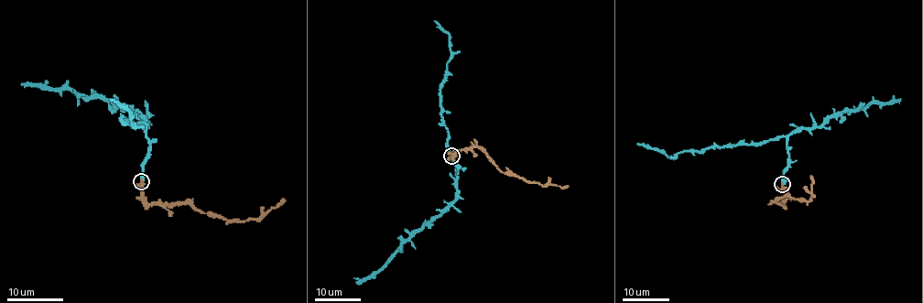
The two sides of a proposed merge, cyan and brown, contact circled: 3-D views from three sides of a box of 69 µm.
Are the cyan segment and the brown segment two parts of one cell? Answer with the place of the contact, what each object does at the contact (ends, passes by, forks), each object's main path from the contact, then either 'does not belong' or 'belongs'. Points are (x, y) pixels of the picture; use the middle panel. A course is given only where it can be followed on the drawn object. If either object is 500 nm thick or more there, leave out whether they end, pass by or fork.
at (451, 156); cyan runs (451, 156), (460, 167), (456, 197), (440, 214), (418, 228), (380, 269), (365, 277), (353, 278); brown runs (451, 156), (462, 149), (480, 147), (504, 173), (548, 186), (568, 186); belongs

